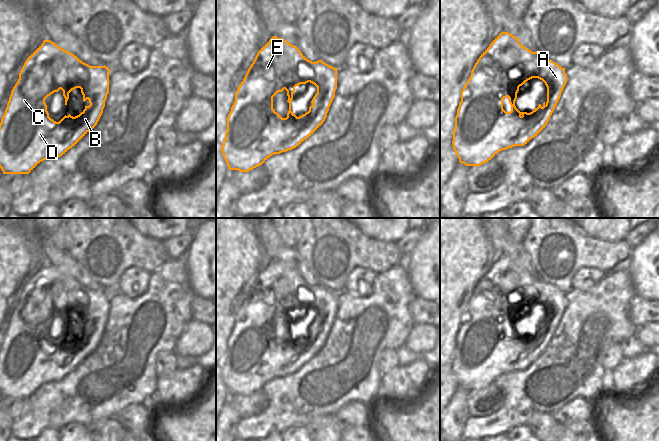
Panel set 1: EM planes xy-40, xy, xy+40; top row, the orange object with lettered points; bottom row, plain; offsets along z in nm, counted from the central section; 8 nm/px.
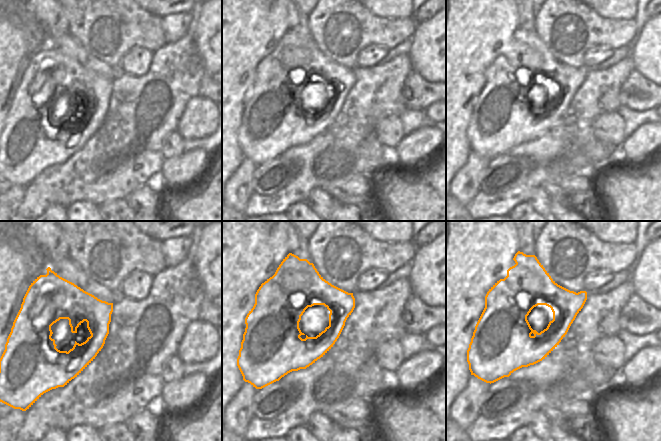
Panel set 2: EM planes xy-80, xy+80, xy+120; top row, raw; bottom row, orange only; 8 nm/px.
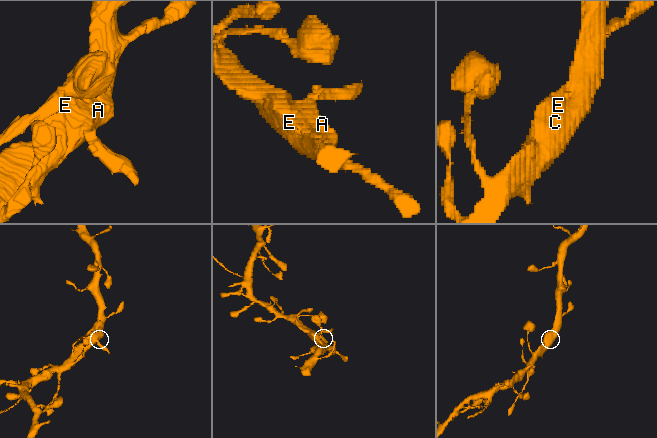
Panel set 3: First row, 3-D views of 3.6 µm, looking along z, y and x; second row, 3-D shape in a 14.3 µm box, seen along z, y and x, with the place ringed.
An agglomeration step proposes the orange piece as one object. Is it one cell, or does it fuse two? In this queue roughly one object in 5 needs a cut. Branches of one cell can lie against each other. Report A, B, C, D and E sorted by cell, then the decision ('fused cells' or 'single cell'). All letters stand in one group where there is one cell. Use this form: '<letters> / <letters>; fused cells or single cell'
A B C D E; single cell

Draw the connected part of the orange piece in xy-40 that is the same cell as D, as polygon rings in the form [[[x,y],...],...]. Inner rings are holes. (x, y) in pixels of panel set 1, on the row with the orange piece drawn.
[[[44,40],[25,61],[1,119],[0,168],[3,174],[29,174],[40,162],[65,154],[92,130],[105,107],[109,73],[105,65],[90,66],[54,42]],[[76,88],[81,89],[83,101],[88,99],[90,105],[75,117],[65,115],[59,122],[51,119],[45,99],[61,89],[67,105],[69,93]]]

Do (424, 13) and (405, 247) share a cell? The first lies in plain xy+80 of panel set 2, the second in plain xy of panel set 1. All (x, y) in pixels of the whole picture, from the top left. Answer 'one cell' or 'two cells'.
one cell

